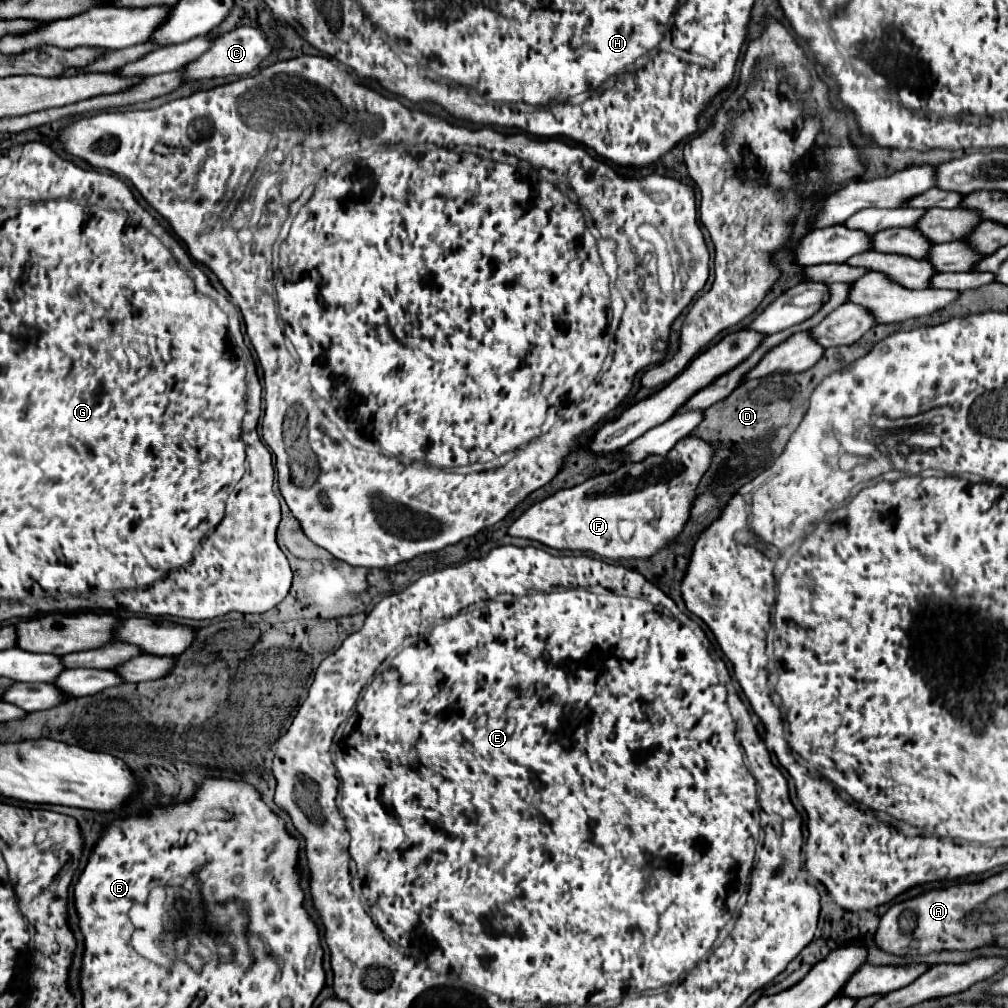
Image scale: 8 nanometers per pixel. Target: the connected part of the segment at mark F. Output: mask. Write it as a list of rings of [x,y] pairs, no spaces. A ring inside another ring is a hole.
[[[687,435],[667,455],[649,455],[647,463],[623,463],[615,471],[593,475],[575,487],[557,491],[529,507],[507,533],[539,541],[551,549],[583,551],[613,561],[651,559],[683,533],[691,517],[691,503],[697,499],[699,481],[711,459],[713,445],[697,435]]]

